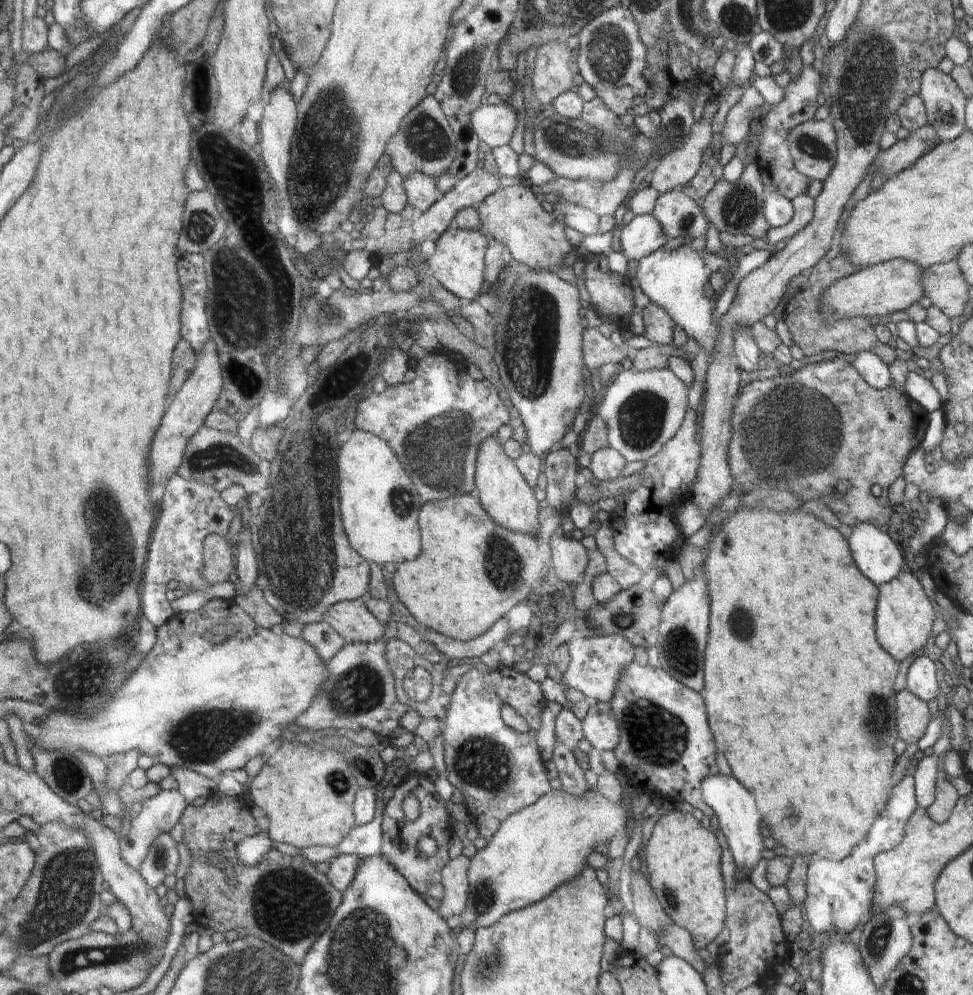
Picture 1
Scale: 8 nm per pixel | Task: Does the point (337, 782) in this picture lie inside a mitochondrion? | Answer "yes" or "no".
yes

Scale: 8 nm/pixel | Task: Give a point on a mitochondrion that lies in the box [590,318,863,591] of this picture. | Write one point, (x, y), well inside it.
(794, 431)

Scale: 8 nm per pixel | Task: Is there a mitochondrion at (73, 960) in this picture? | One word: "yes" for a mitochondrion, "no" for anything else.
yes

